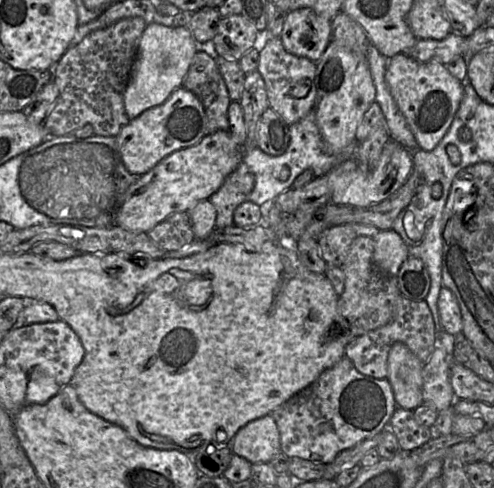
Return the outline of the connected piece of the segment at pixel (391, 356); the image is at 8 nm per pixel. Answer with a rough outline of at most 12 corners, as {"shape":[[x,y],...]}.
{"shape":[[402,342],[388,354],[396,406],[423,403],[424,363]]}

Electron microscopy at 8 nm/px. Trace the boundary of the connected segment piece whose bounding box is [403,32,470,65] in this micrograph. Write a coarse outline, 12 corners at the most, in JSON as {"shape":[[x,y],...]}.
{"shape":[[453,32],[442,40],[418,39],[403,54],[445,65],[470,56],[468,38]]}

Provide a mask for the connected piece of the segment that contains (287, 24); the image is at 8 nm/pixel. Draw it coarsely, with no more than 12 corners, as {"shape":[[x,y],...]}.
{"shape":[[311,8],[287,13],[279,38],[287,52],[318,62],[331,20]]}

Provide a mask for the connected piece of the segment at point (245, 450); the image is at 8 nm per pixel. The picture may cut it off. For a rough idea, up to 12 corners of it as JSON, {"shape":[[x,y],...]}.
{"shape":[[274,418],[247,423],[231,449],[251,464],[269,463],[281,452]]}

